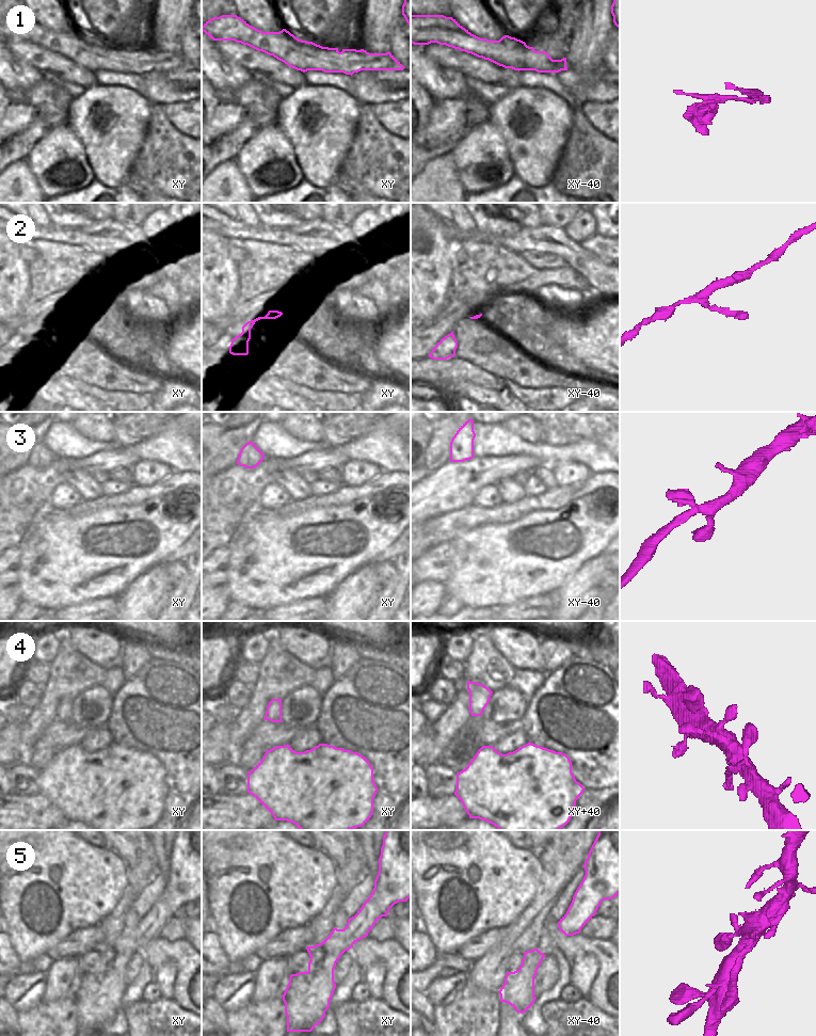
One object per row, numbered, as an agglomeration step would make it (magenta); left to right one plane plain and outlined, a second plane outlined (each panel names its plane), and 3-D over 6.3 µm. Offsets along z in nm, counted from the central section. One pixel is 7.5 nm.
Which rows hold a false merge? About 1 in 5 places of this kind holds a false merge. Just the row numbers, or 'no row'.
no row

